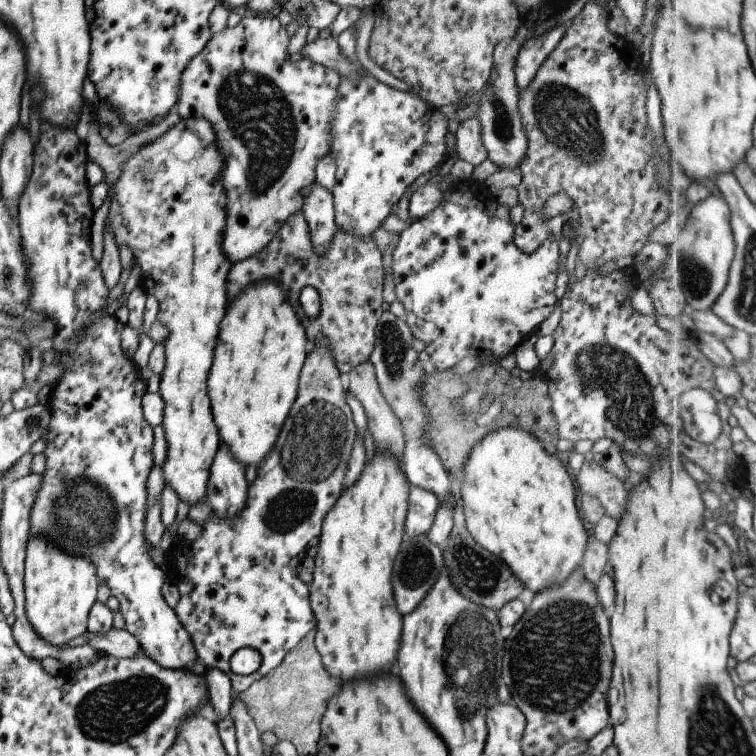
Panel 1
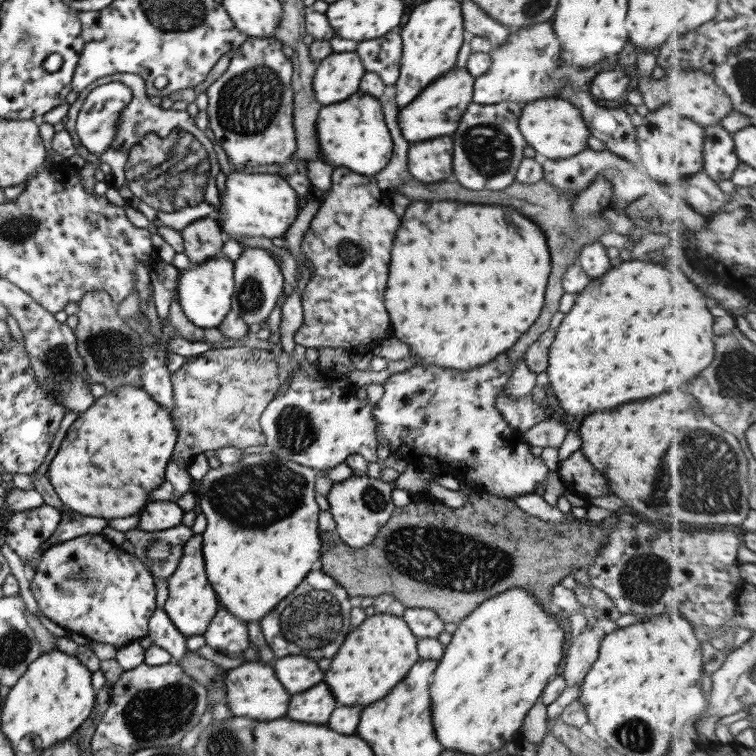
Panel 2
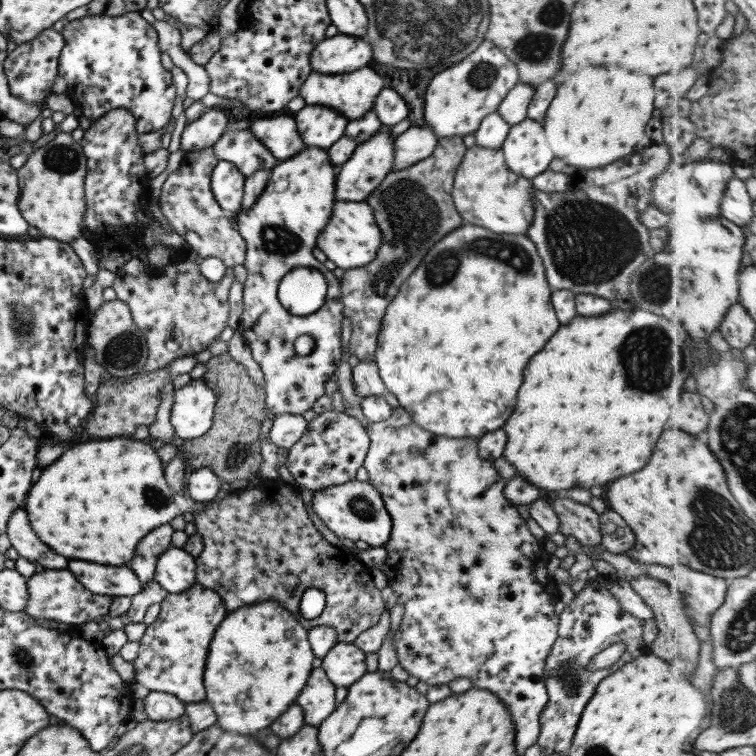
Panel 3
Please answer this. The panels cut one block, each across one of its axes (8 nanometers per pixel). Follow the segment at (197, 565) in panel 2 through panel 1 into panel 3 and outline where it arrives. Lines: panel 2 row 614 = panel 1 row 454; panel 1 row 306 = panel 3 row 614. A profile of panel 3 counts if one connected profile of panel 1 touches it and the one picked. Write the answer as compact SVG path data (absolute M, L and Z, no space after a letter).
M199 583L192 584L183 592L167 593L160 602L160 611L156 619L145 627L143 636L138 641L137 657L132 661L133 682L142 684L149 691L172 694L183 704L205 700L202 676L207 649L211 642L211 636L213 636L217 624L223 620L223 616L225 616L225 608L221 604L219 595Z

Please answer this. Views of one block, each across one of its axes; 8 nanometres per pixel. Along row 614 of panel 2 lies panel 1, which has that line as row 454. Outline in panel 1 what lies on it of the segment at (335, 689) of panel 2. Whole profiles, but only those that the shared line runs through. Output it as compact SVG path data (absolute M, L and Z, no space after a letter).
M377 451L372 455L372 458L364 462L363 468L357 477L357 480L350 484L348 487L342 488L340 495L335 500L334 505L327 511L327 514L321 521L320 531L317 536L318 545L316 546L316 555L314 556L314 566L312 569L312 580L308 584L309 589L309 604L315 617L315 635L314 645L319 653L321 662L324 664L324 668L327 668L327 672L333 676L333 678L339 678L339 680L351 680L351 678L357 678L357 676L365 676L365 674L375 674L379 670L385 670L389 668L393 662L395 662L395 654L397 654L397 646L399 646L399 634L401 634L401 616L399 612L395 610L397 606L393 604L393 598L391 598L391 572L393 568L394 558L397 554L402 536L404 535L404 522L406 519L407 510L407 497L409 489L411 488L408 480L405 478L404 471L398 462L385 451Z

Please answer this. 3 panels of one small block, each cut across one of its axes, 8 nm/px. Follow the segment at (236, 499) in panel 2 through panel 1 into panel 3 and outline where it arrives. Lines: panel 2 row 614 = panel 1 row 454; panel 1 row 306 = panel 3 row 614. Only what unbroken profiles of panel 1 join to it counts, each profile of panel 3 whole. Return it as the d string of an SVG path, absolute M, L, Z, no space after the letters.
M265 599L253 606L243 606L223 618L209 643L202 676L205 700L212 706L216 714L215 724L220 729L255 734L269 726L289 704L295 703L293 700L303 688L313 664L314 654L307 640L307 631L278 600Z

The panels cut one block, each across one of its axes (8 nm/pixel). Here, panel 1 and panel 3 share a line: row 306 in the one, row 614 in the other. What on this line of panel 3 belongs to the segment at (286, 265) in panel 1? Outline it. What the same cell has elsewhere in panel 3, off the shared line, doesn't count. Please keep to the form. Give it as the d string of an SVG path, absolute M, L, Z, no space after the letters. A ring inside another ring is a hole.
M260 477L257 481L251 484L242 485L242 488L240 488L240 485L235 486L235 490L233 492L228 492L225 495L220 494L213 501L206 503L206 506L204 506L204 508L202 508L201 510L192 510L191 514L193 515L193 518L194 518L192 522L195 526L196 533L198 534L199 537L201 537L201 540L202 540L202 551L194 558L196 582L199 583L201 586L204 586L205 588L210 588L213 592L216 592L219 595L219 598L223 600L223 604L225 604L225 608L227 608L227 610L235 610L235 608L239 608L239 606L243 606L243 604L247 604L247 602L263 602L265 599L278 600L278 603L283 604L283 608L286 608L291 613L291 616L294 616L295 618L299 616L299 620L301 620L301 626L303 628L306 628L307 630L309 630L314 626L333 627L333 630L336 632L336 640L342 643L352 643L355 640L355 637L360 632L363 632L364 630L367 630L368 628L375 626L375 623L379 620L379 617L381 616L381 614L383 614L383 612L385 612L386 610L384 602L380 597L379 589L375 588L375 586L373 585L373 581L371 581L369 568L366 565L363 565L363 563L361 563L361 560L359 560L359 558L357 557L357 554L354 554L353 552L351 552L351 550L346 550L343 548L336 547L335 545L331 545L330 543L327 543L327 541L325 541L325 539L323 539L321 535L319 535L319 532L317 531L317 529L315 529L315 527L313 527L313 525L311 524L311 521L307 517L307 513L305 513L303 502L301 501L300 493L296 485L292 486L292 485L285 484L285 480L282 480L279 477L276 478L275 480ZM283 574L293 574L293 576L297 576L297 578L299 578L299 582L297 582L297 584L295 584L294 587L286 587L283 581ZM307 588L316 588L317 590L320 590L324 594L324 607L322 608L322 612L317 618L312 618L311 620L307 620L306 618L300 618L301 613L298 612L299 599L301 598L301 594L303 594L303 591L307 590Z

